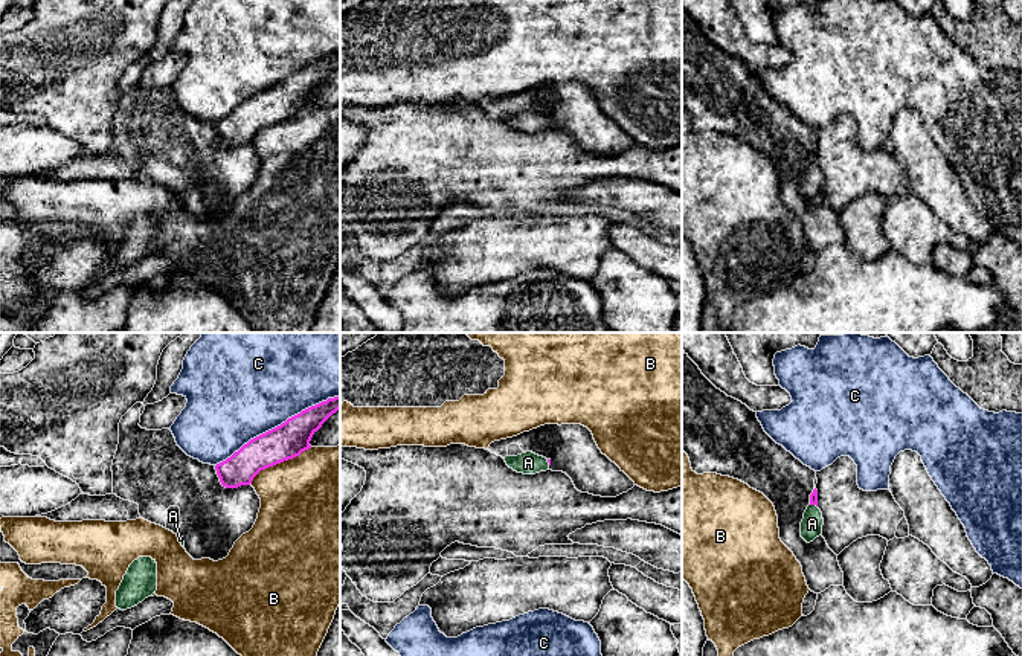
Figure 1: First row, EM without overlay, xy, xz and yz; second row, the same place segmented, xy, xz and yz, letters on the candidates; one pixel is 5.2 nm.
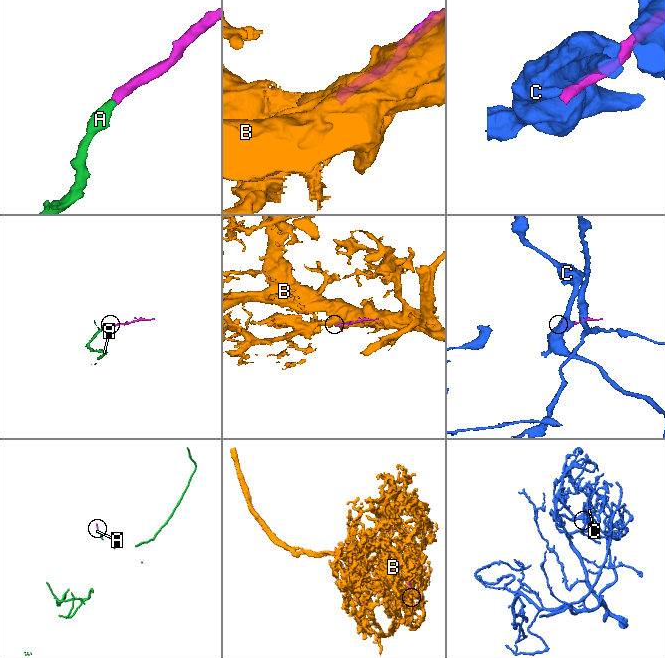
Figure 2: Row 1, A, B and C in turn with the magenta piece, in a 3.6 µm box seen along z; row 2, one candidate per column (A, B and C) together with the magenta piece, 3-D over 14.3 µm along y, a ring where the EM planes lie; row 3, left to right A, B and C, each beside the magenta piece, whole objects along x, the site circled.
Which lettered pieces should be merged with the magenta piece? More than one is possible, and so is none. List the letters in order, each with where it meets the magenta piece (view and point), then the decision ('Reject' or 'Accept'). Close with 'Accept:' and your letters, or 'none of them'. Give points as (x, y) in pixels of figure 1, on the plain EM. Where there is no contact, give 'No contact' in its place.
A: Touches magenta at yz (813, 162). Accept
B: Touches magenta at xy (279, 121). Reject
C: Touches magenta at xy (278, 84). Reject
Accept: A

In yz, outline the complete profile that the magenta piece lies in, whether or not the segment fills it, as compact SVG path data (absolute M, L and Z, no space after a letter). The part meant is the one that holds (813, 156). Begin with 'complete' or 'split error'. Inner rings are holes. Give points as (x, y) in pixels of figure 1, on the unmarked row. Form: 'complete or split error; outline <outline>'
split error; outline M815 146L810 153L810 163L807 165L804 171L804 177L801 180L801 195L810 201L816 195L822 194L822 171L818 166L818 148Z

